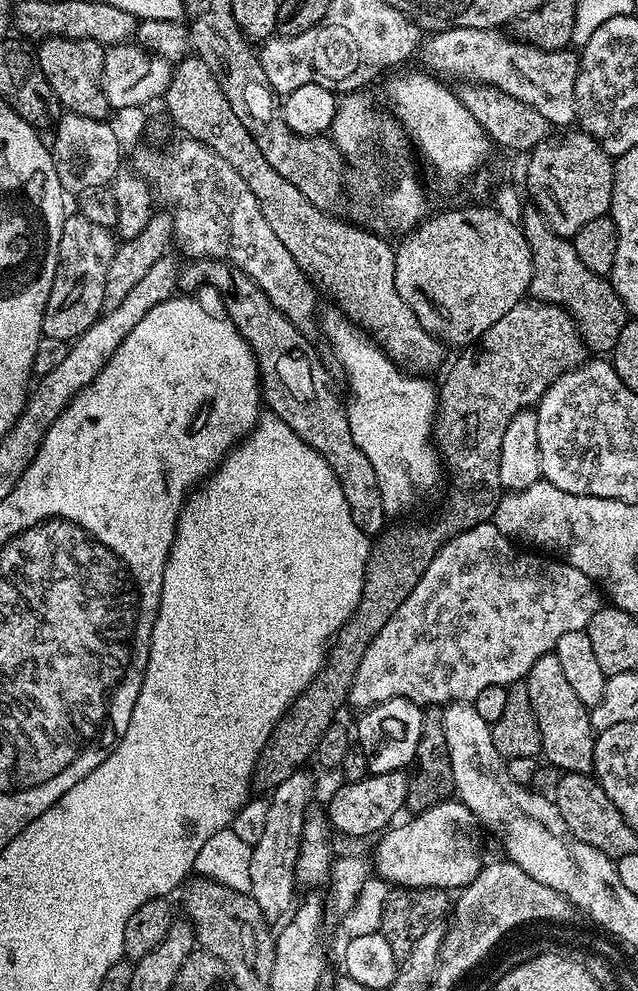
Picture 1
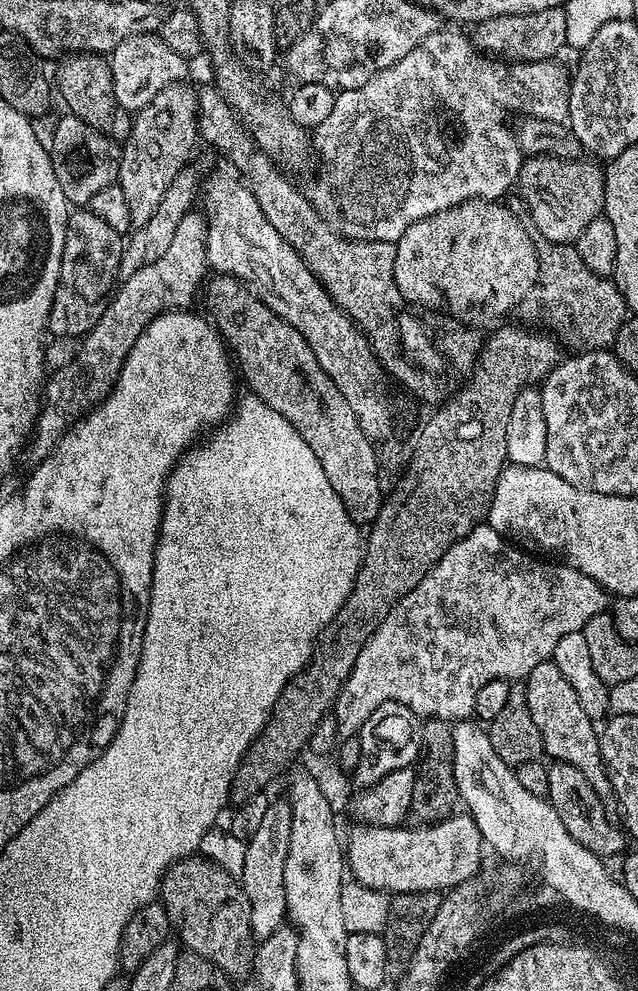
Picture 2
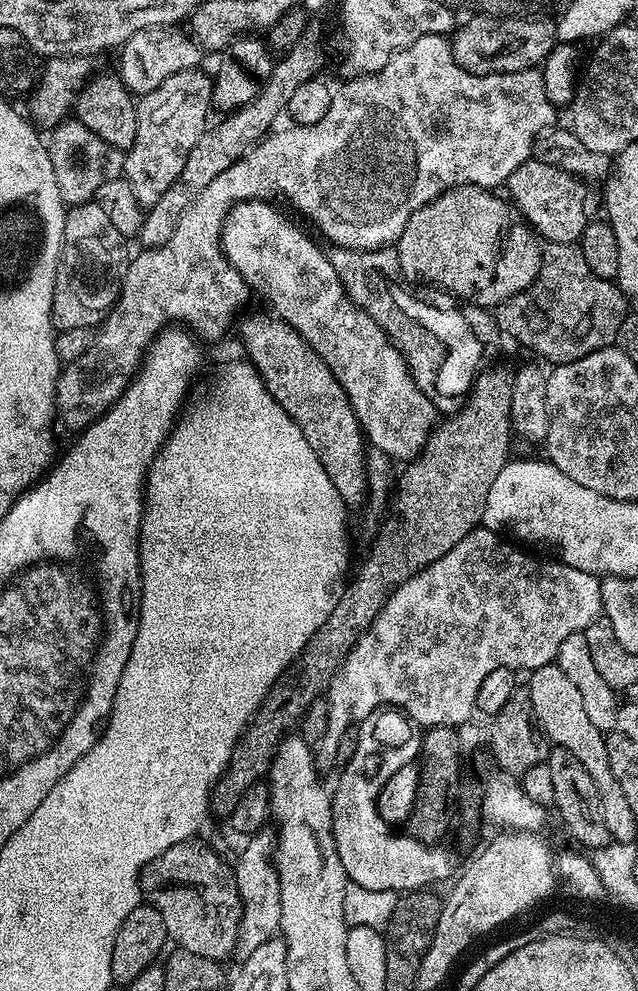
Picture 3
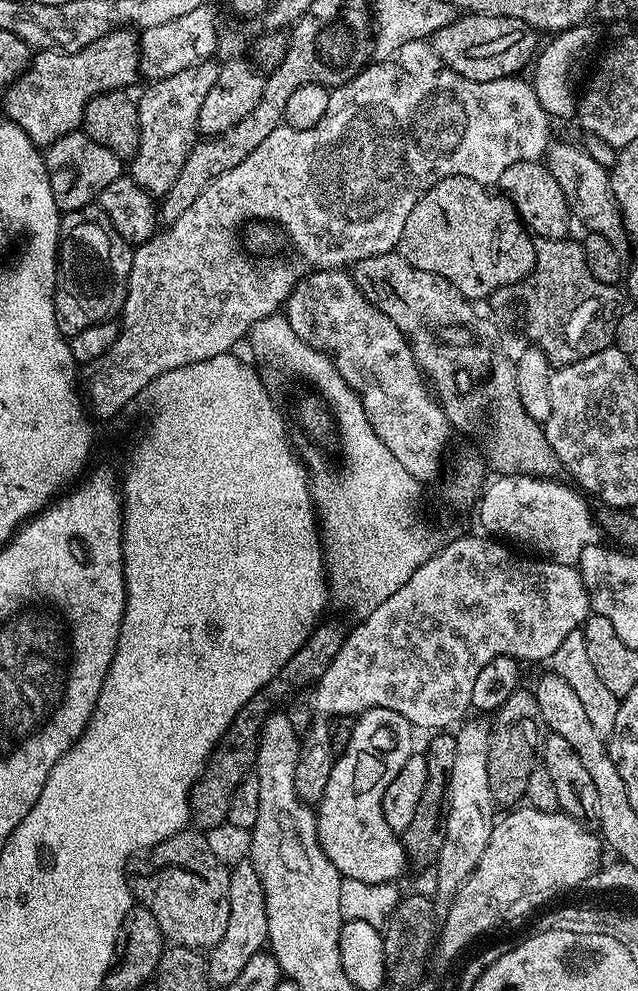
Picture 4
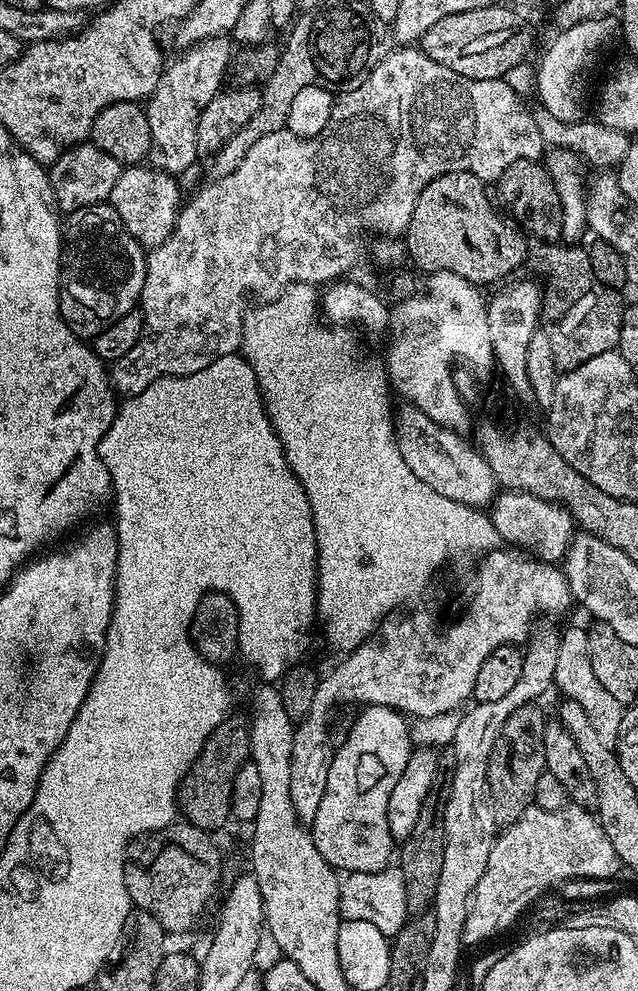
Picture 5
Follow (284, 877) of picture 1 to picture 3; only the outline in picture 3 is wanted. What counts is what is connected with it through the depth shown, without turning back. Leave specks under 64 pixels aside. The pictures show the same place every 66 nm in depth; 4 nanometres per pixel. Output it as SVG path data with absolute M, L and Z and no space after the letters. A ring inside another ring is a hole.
M272 830L253 832L247 837L244 849L240 857L234 860L236 885L238 894L242 898L242 918L238 926L238 938L236 939L237 957L243 958L254 954L262 942L273 939L280 930L280 918L282 916L282 894L278 882L278 870L273 859L276 850L276 833Z

